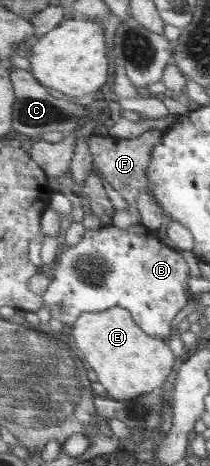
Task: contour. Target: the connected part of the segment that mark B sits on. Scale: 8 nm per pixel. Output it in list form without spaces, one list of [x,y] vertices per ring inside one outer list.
[[[141,223],[129,225],[125,229],[111,224],[86,230],[81,241],[68,246],[68,249],[64,250],[49,267],[52,271],[52,282],[41,297],[52,318],[60,320],[68,330],[83,313],[106,312],[108,308],[120,306],[131,311],[131,318],[149,337],[168,339],[172,329],[172,319],[176,317],[178,309],[189,303],[188,265],[184,263],[180,253],[160,243],[152,232]]]

